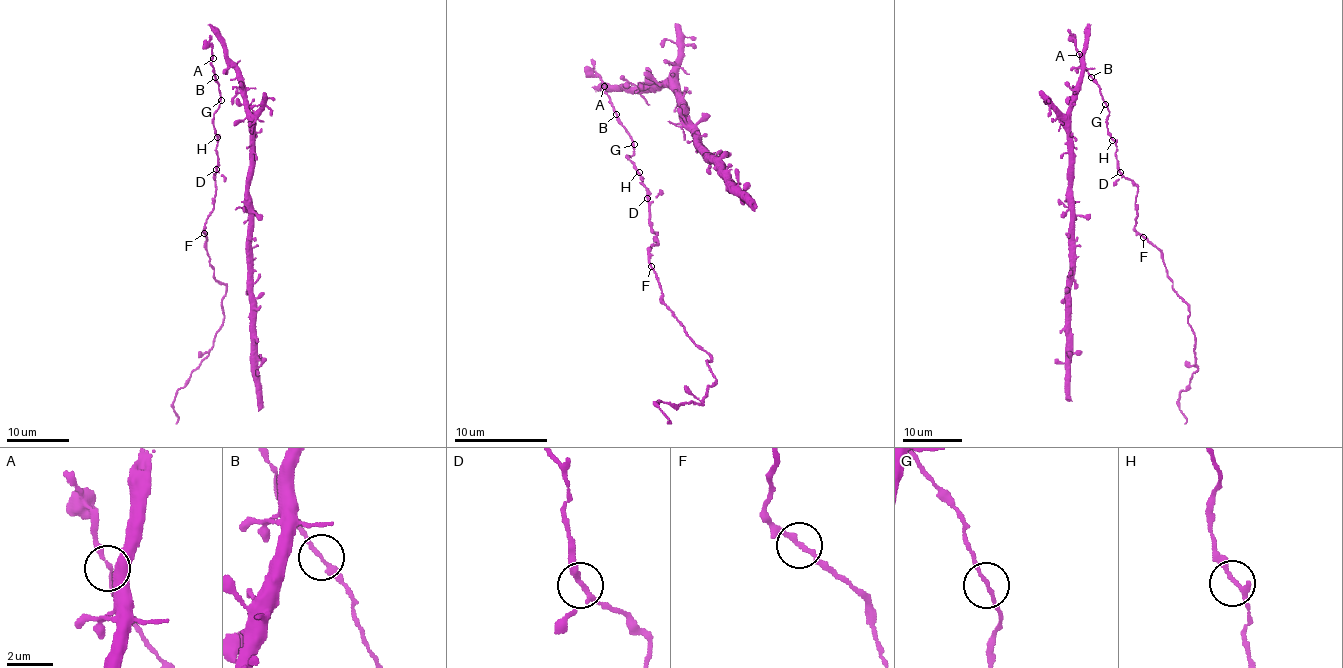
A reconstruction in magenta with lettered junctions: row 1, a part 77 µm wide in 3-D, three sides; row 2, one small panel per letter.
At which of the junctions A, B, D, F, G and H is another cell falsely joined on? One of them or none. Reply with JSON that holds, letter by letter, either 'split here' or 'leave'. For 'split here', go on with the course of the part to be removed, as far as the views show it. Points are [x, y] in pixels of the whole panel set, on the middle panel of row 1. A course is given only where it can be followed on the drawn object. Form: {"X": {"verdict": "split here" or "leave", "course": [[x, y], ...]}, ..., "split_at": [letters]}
{"A": {"verdict": "leave"}, "B": {"verdict": "leave"}, "D": {"verdict": "leave"}, "F": {"verdict": "leave"}, "G": {"verdict": "leave"}, "H": {"verdict": "leave"}, "split_at": []}

